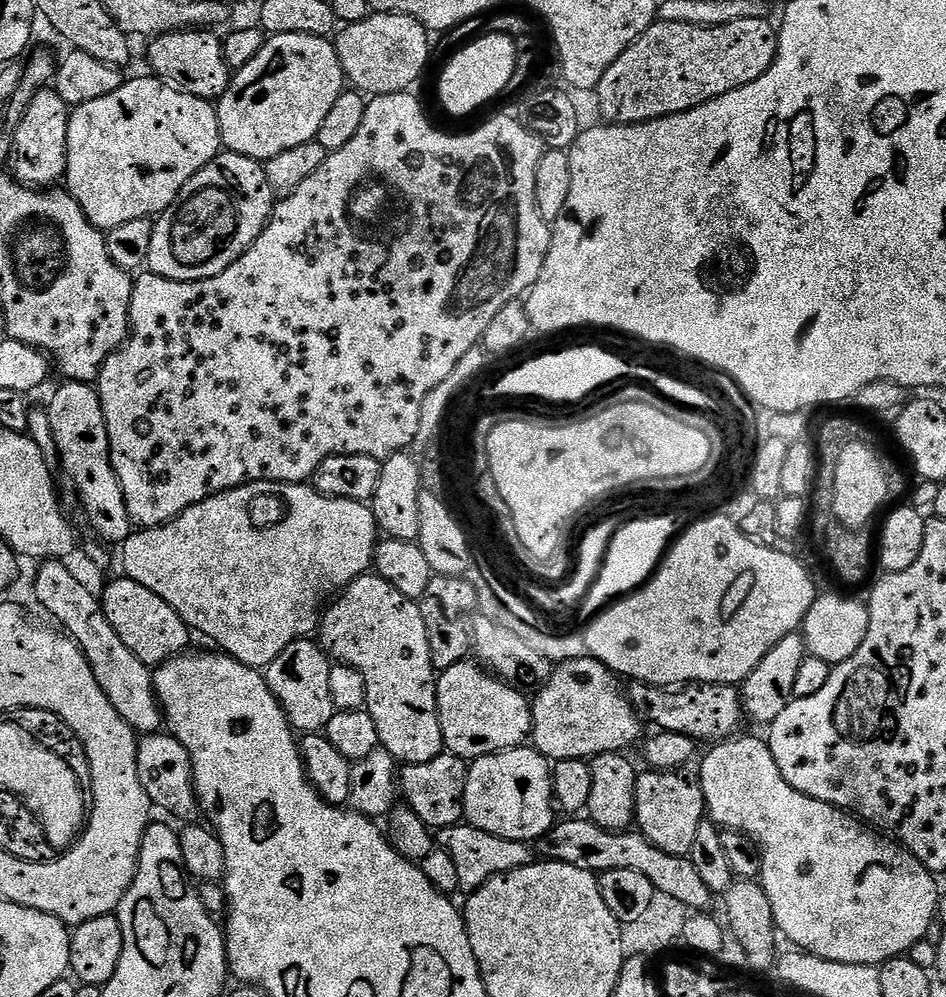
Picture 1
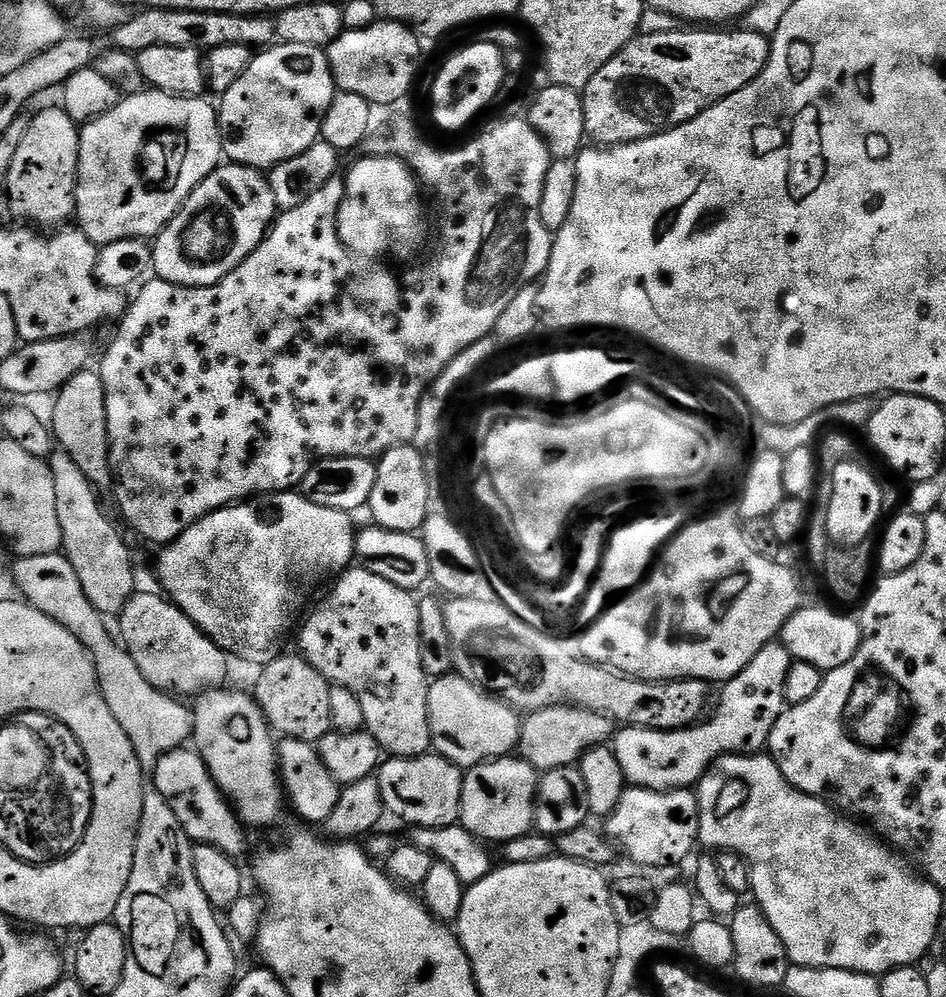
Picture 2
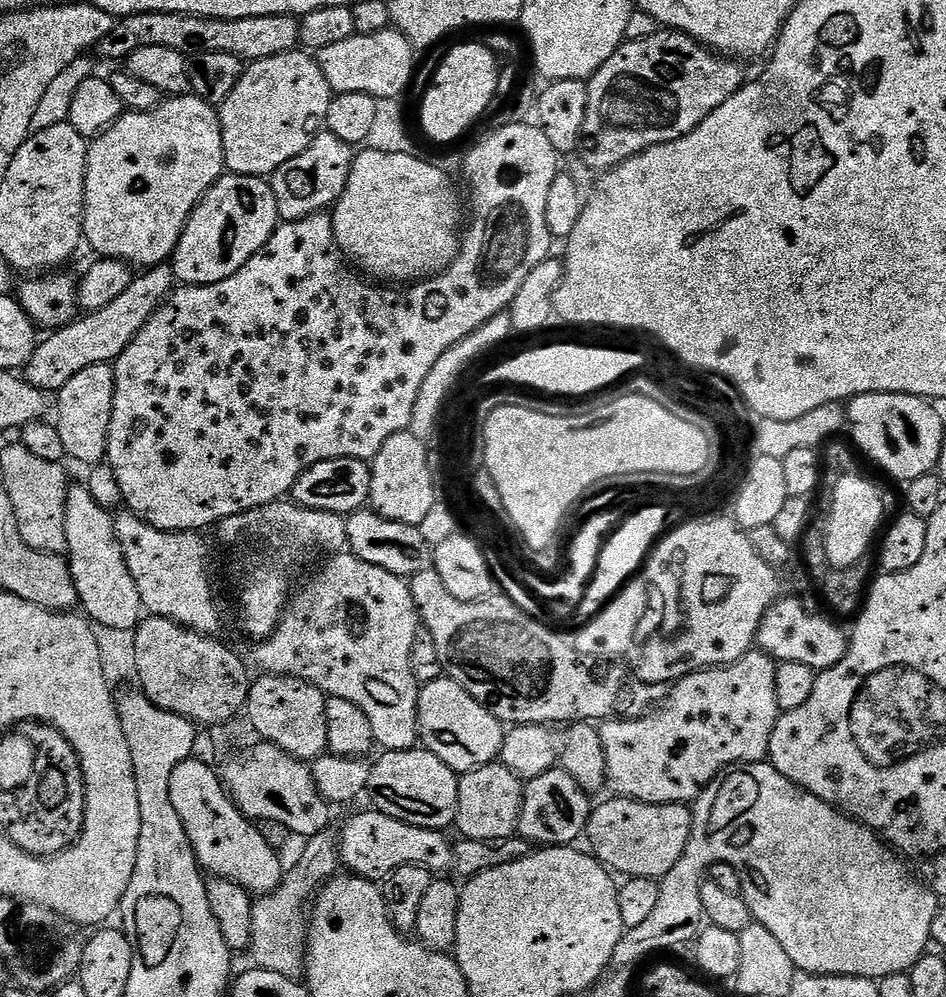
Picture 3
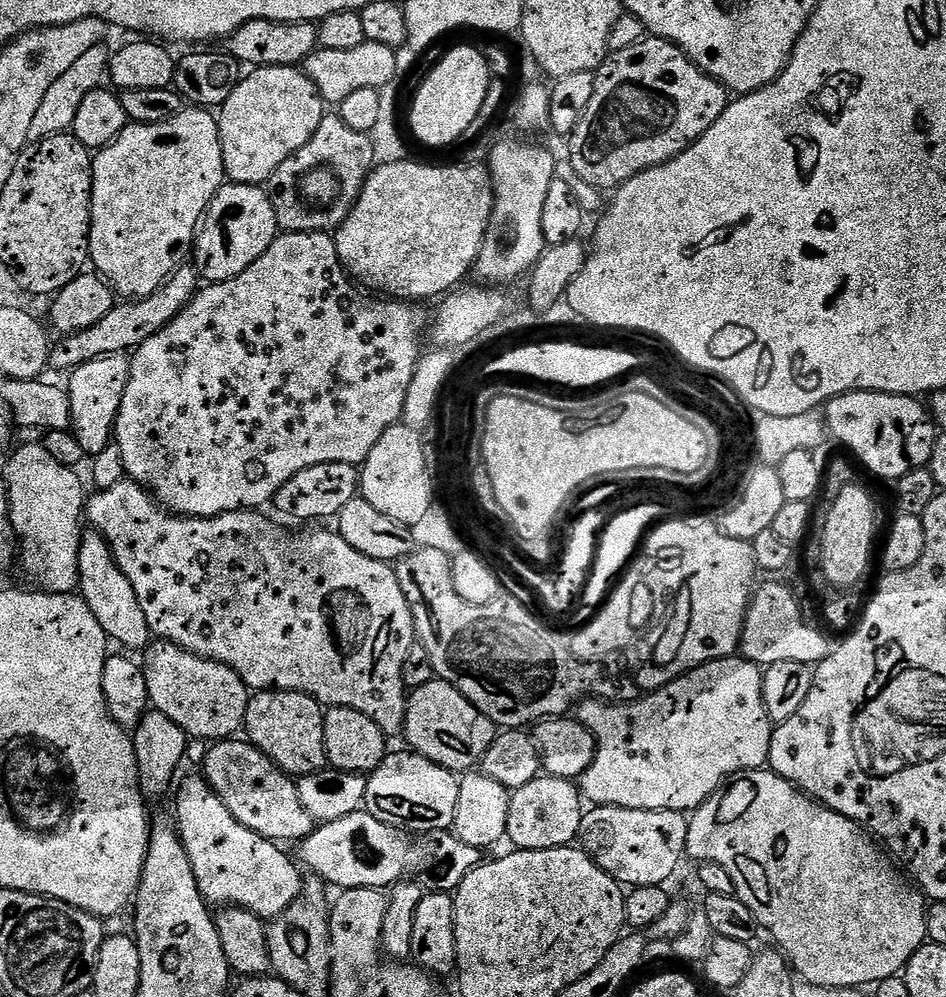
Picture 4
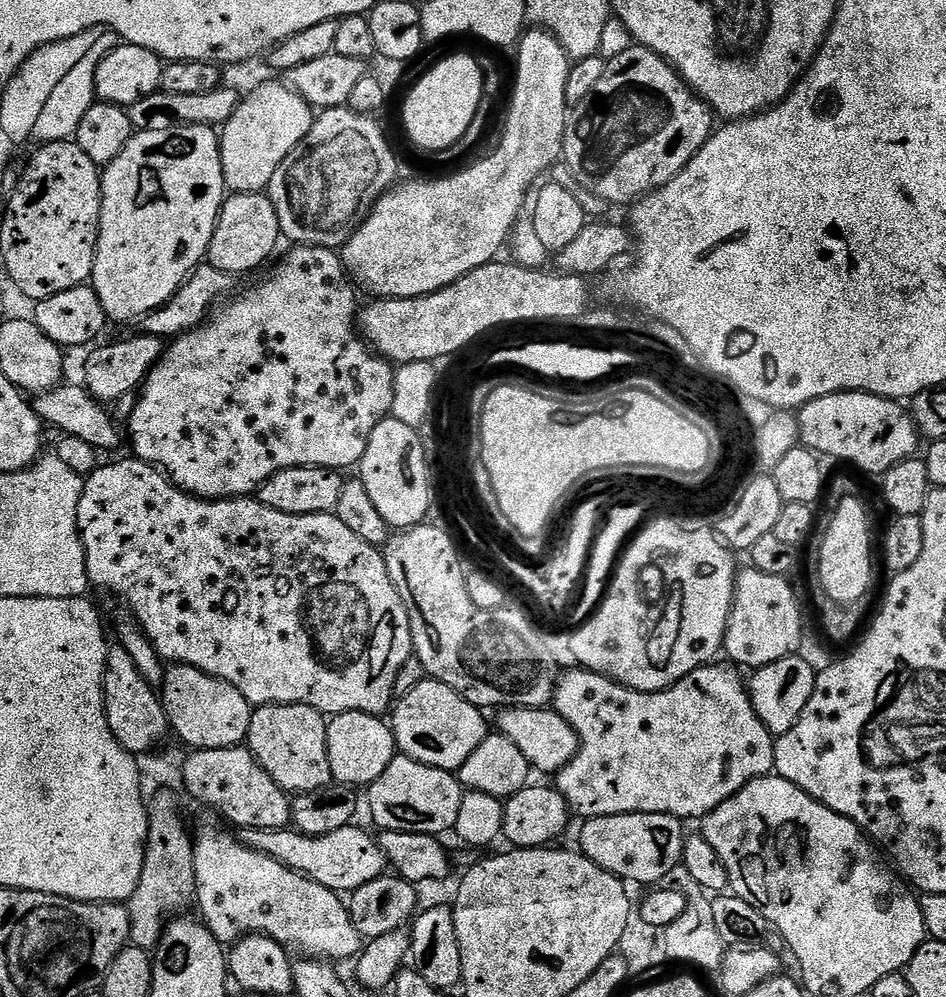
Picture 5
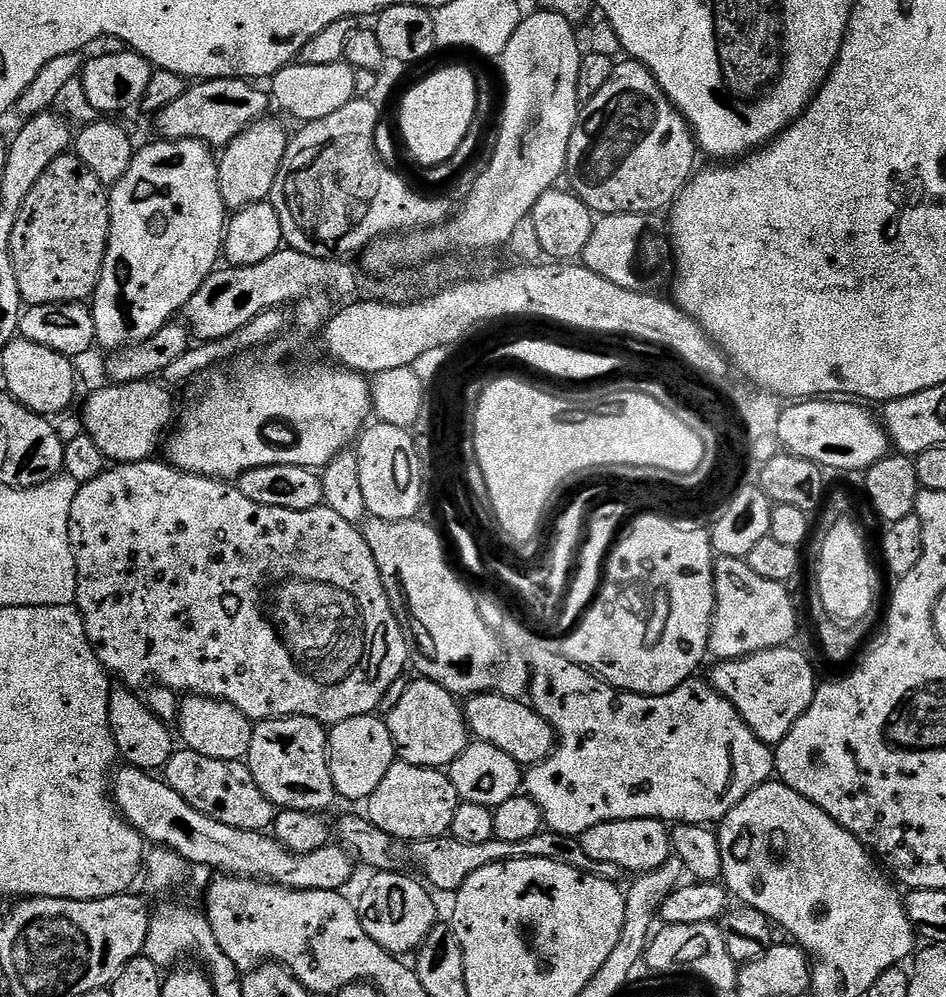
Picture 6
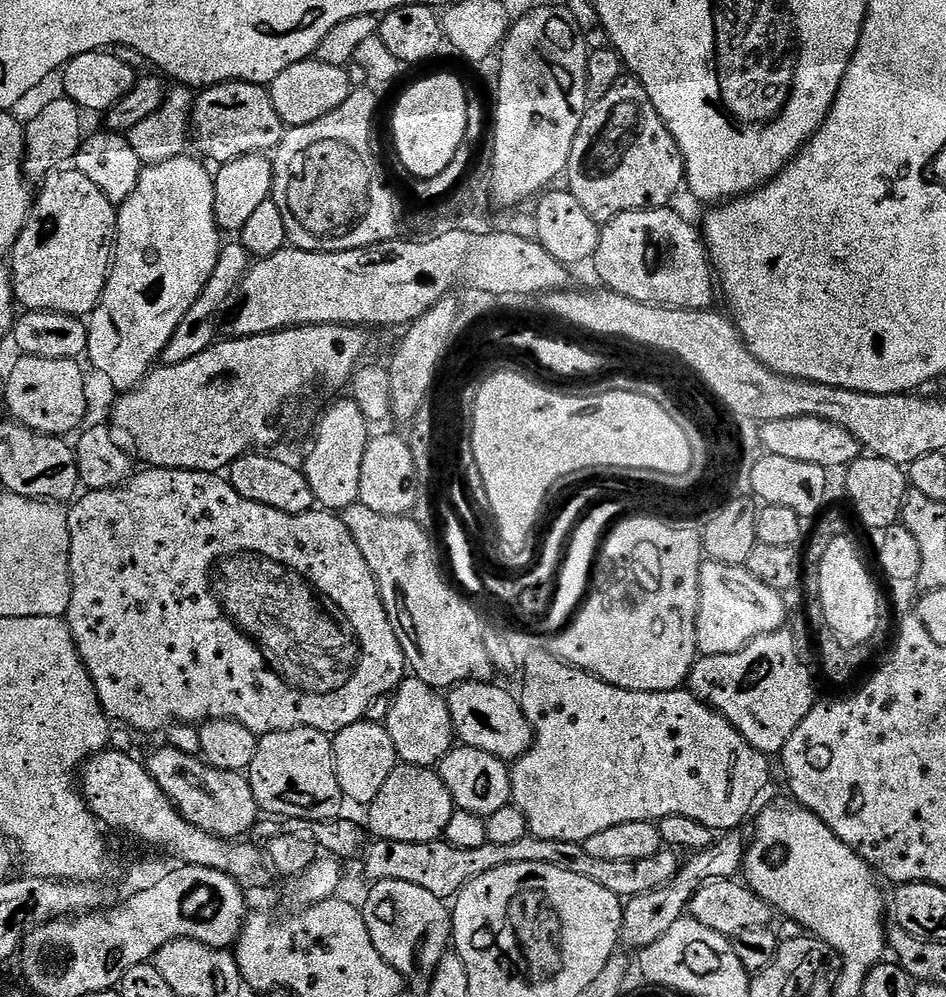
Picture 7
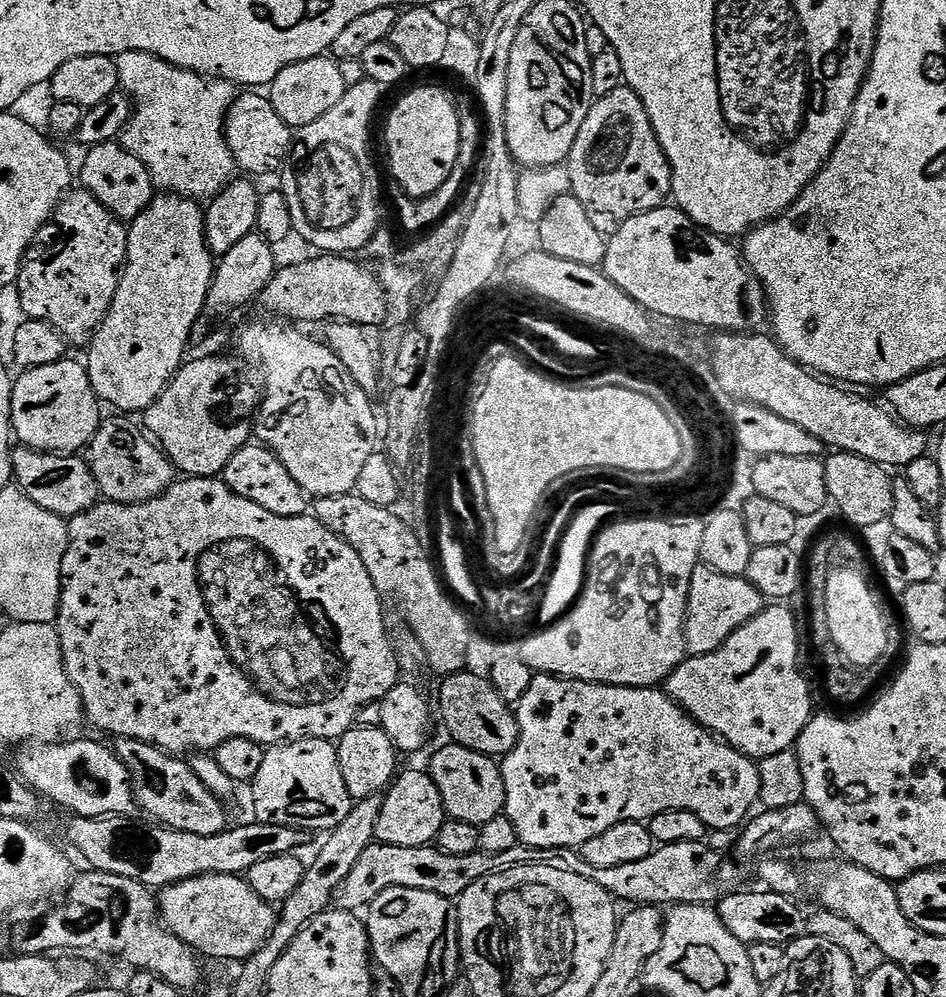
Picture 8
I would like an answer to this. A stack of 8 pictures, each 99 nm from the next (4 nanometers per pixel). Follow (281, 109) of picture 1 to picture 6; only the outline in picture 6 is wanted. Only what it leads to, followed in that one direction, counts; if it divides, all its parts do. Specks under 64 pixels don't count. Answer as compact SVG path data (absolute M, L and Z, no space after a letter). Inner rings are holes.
M265 118L251 124L242 134L238 134L238 138L229 142L218 156L218 186L222 190L225 209L239 210L251 204L263 204L271 197L289 139L290 132L278 121Z

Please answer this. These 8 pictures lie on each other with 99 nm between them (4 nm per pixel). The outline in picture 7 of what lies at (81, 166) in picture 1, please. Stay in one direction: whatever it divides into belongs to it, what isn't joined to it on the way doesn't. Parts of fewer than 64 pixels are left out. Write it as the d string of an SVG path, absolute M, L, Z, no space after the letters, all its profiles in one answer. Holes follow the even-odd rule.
M191 154L175 156L166 162L148 164L141 171L134 194L119 205L114 263L112 271L108 273L108 285L104 287L102 298L87 321L86 353L86 360L114 387L120 388L116 390L136 388L148 377L174 338L178 324L182 318L186 318L186 310L194 306L218 265L222 233L214 218L215 185L213 173L207 172Z

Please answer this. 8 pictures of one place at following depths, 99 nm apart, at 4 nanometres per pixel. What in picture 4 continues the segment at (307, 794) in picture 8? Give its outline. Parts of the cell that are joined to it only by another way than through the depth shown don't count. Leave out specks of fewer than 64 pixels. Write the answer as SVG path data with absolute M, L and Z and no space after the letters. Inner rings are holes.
M260 690L248 701L243 731L251 744L258 750L262 750L262 754L269 756L289 776L299 778L306 774L323 772L328 764L328 755L324 745L324 713L325 709L322 705L314 698L307 696L305 692Z

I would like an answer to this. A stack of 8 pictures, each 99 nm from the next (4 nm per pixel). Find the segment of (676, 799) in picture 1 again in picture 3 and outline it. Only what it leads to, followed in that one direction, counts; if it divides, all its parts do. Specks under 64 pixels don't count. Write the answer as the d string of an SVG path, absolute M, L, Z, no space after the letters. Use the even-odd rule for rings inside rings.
M611 798L593 807L586 829L587 847L605 868L621 877L664 877L682 858L692 829L692 808L686 804L647 804L641 800Z

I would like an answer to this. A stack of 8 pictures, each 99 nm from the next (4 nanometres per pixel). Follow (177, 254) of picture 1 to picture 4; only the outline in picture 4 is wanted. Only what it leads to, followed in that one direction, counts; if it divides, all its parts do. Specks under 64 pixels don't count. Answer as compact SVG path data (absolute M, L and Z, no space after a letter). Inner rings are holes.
M259 184L220 185L216 196L208 203L208 211L201 220L191 259L205 281L217 284L242 274L275 242L278 225L272 200Z

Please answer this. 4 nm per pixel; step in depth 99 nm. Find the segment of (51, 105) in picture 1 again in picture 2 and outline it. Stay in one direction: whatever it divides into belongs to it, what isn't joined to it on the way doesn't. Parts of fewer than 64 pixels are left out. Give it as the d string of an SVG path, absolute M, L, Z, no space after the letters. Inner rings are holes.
M51 106L33 115L29 129L10 163L6 187L8 204L20 219L17 221L44 230L56 230L73 219L79 153L80 128L63 107Z

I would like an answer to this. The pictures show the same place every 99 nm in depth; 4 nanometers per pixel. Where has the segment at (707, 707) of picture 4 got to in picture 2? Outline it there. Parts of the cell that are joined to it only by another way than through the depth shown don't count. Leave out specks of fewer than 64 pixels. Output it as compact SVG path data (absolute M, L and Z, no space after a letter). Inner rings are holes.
M783 642L767 644L762 646L762 650L758 650L756 657L736 677L721 687L724 689L720 692L720 705L717 706L712 720L705 719L703 722L693 724L690 728L679 728L673 732L655 732L653 728L621 727L614 736L614 741L616 740L614 751L618 758L618 766L622 766L625 781L637 788L653 788L659 792L668 792L672 788L691 789L699 785L705 772L721 756L763 749L778 718L786 710L786 674L790 674L790 666L793 662Z

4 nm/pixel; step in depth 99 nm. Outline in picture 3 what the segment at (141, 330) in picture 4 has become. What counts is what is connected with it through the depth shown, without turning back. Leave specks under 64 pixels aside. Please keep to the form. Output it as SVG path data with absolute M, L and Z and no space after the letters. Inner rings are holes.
M171 263L157 264L154 268L145 268L133 275L130 286L110 306L102 306L102 310L81 315L70 324L55 329L49 340L41 339L36 345L30 362L22 370L22 375L30 386L39 392L56 394L78 370L86 370L86 366L95 364L112 364L122 354L126 346L134 340L138 330L150 322L152 315L160 305L172 295L174 277Z

